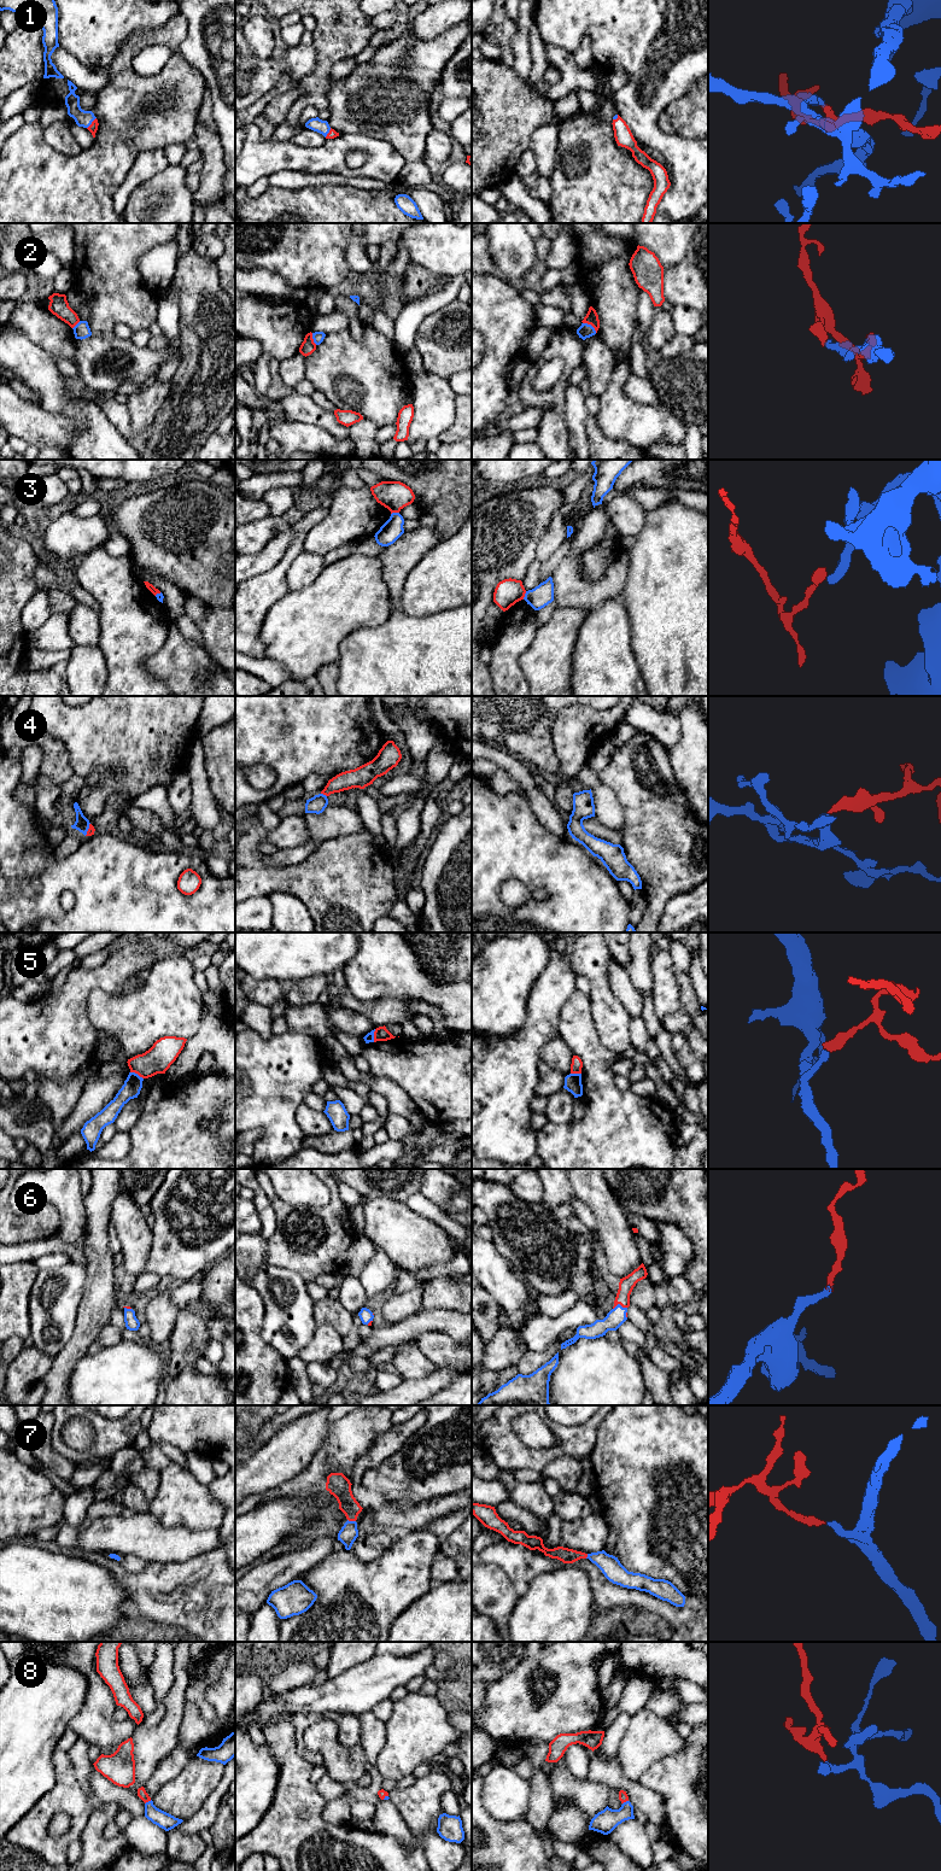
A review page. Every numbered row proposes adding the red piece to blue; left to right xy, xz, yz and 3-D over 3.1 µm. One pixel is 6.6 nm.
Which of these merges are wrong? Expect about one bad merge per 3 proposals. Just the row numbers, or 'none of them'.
2, 3, 5

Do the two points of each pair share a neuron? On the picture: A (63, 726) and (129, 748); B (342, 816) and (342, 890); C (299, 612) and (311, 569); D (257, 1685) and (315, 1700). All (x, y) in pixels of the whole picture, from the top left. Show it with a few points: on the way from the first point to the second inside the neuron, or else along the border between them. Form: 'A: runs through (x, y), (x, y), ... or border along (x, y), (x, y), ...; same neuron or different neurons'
A: runs through (80, 729), (91, 734), (112, 734); same neuron
B: border along (363, 826), (356, 832), (327, 838), (316, 848); different neurons
C: border along (326, 566), (310, 584), (291, 591); different neurons
D: border along (264, 1700), (247, 1713); different neurons

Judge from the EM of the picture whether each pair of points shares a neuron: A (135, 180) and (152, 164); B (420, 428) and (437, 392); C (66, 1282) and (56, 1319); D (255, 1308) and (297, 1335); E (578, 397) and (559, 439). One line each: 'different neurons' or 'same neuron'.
A: same neuron
B: same neuron
C: same neuron
D: different neurons
E: different neurons

